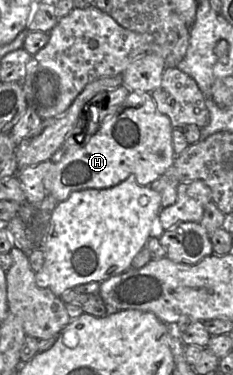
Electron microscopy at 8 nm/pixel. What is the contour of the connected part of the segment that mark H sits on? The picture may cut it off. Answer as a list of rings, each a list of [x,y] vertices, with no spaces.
[[[130,92],[124,103],[104,120],[86,144],[69,146],[61,150],[54,160],[55,165],[44,179],[47,195],[53,196],[58,202],[63,202],[75,191],[111,188],[131,174],[135,175],[139,185],[149,186],[174,164],[176,154],[173,149],[172,131],[173,126],[169,117],[158,111],[149,92]]]

